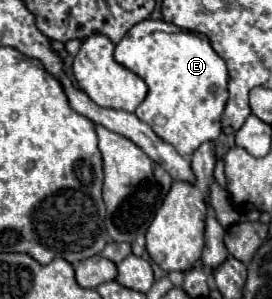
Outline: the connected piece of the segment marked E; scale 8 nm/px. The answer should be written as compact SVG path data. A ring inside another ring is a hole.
M144 20L132 26L126 32L126 36L116 44L114 58L122 66L138 74L148 86L148 94L144 102L136 108L136 116L142 122L146 122L166 144L172 144L178 154L190 156L200 144L216 140L220 136L222 132L220 116L228 100L228 88L226 88L228 70L226 70L226 62L212 50L204 34L186 32L164 20Z

